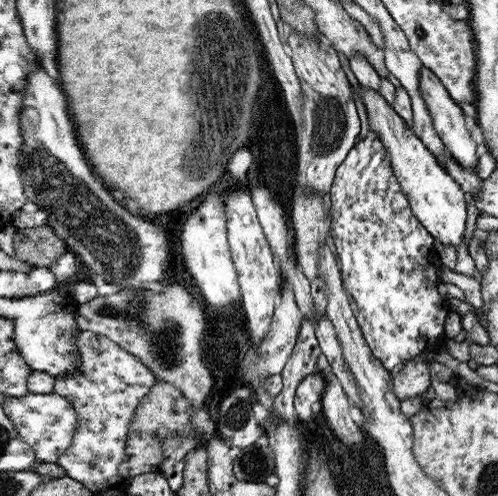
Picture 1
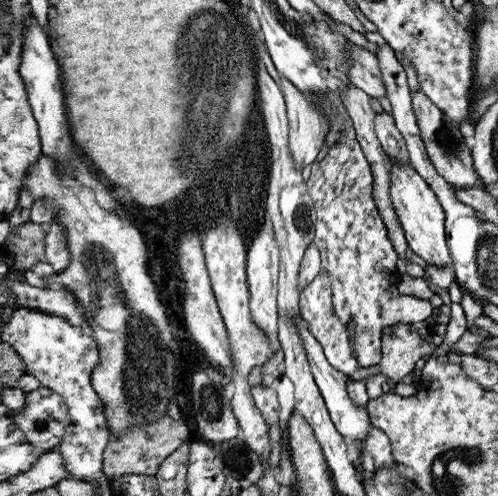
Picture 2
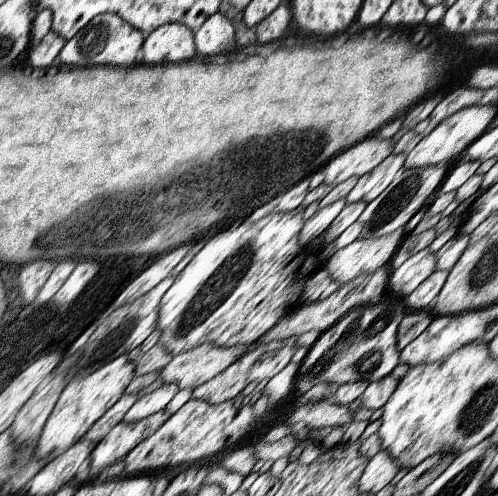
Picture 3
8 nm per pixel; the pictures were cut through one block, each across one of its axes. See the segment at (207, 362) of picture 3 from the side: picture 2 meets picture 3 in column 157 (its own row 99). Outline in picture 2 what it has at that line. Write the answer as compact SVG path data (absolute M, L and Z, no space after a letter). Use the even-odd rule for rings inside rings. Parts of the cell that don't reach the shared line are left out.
M352 46L352 66L348 70L348 78L350 78L350 84L360 88L370 98L380 100L382 96L386 96L380 60L376 54L364 48Z

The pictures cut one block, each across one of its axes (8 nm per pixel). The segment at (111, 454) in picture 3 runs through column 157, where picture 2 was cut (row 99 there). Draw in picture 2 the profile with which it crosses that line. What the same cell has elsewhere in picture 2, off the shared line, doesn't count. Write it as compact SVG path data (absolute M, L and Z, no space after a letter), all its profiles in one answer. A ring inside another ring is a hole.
M422 90L412 94L412 106L414 106L414 118L416 118L416 126L420 130L420 138L426 144L426 154L436 170L436 176L446 178L446 182L450 182L450 186L454 186L454 190L458 190L458 192L480 188L478 170L474 168L474 160L472 160L472 150L464 146L464 138L460 136L458 124L450 122L444 116L444 112L438 106L434 106Z

